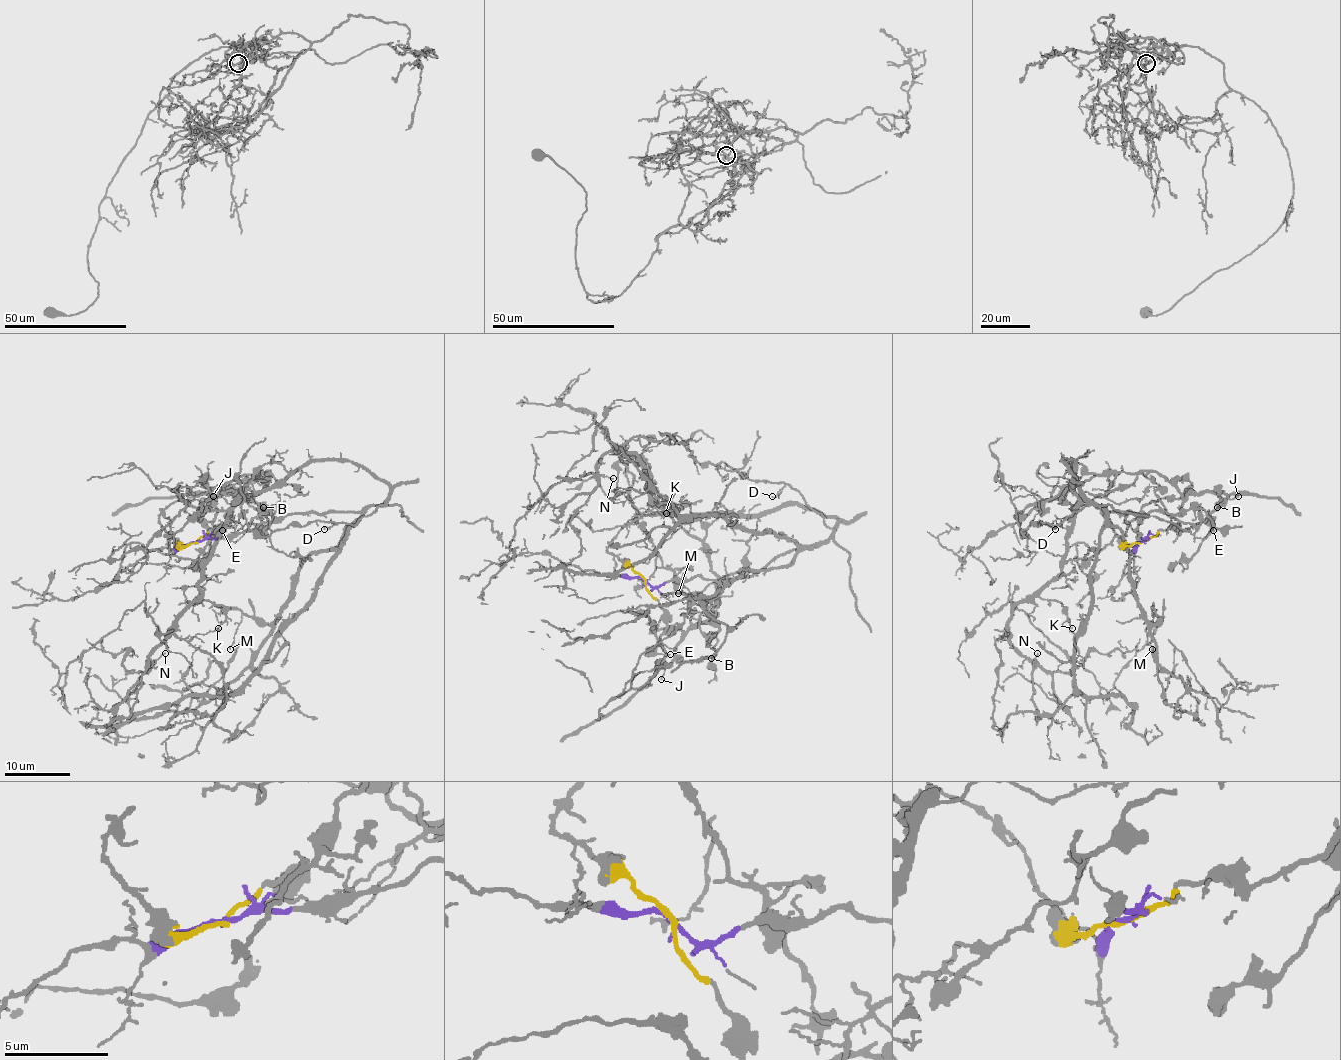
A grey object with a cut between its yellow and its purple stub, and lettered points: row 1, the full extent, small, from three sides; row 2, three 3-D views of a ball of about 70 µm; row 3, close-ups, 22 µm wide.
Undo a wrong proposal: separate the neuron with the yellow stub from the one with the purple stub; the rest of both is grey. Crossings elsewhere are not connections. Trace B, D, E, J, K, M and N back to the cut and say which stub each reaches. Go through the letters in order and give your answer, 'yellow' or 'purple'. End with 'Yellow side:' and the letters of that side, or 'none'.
B: yellow
D: purple
E: yellow
J: yellow
K: purple
M: purple
N: purple
Yellow side: B, E, J

